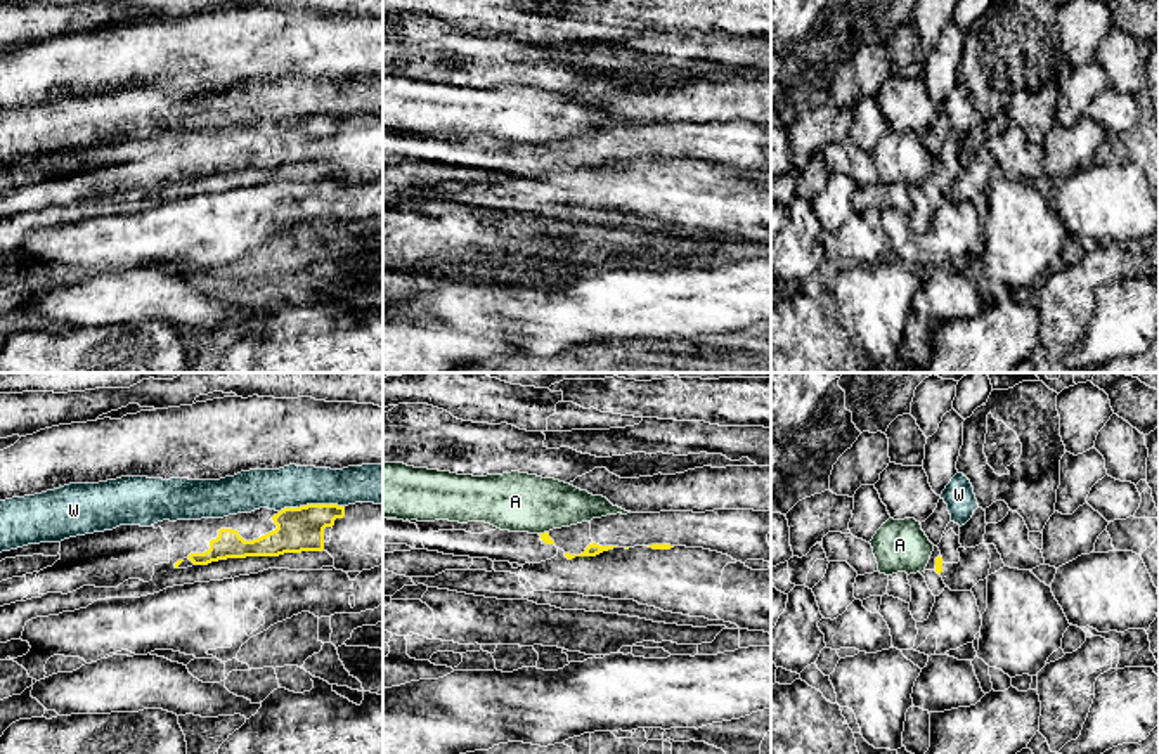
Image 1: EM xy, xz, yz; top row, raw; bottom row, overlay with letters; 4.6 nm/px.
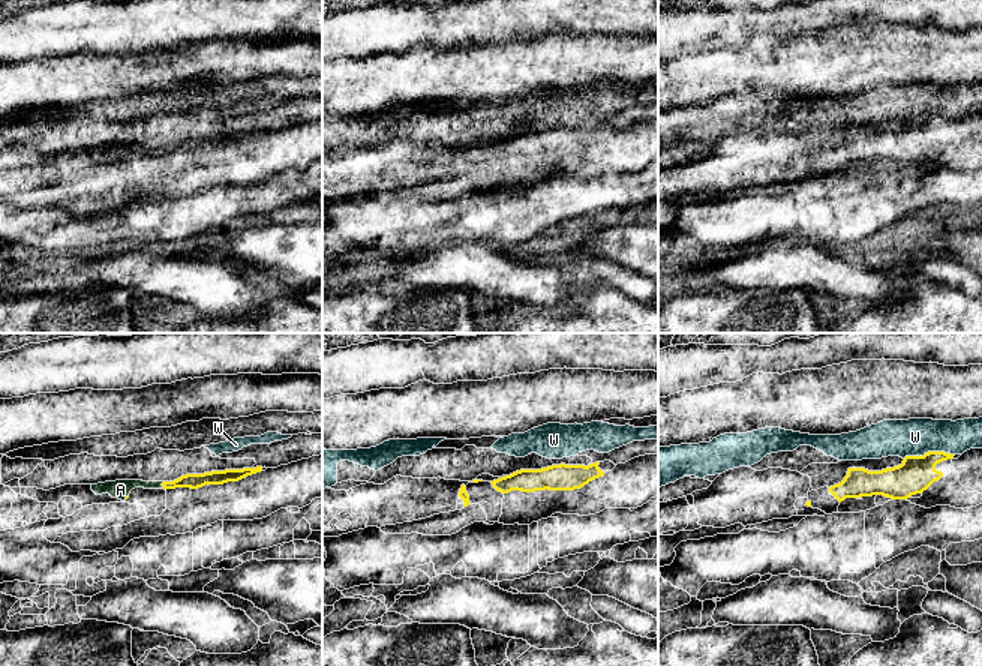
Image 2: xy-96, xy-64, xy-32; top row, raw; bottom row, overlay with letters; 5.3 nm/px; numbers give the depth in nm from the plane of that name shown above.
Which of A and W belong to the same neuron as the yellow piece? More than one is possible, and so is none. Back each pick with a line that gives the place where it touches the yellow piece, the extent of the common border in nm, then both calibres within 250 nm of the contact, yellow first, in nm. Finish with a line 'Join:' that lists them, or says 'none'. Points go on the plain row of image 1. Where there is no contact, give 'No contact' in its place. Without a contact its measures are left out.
Join: none

